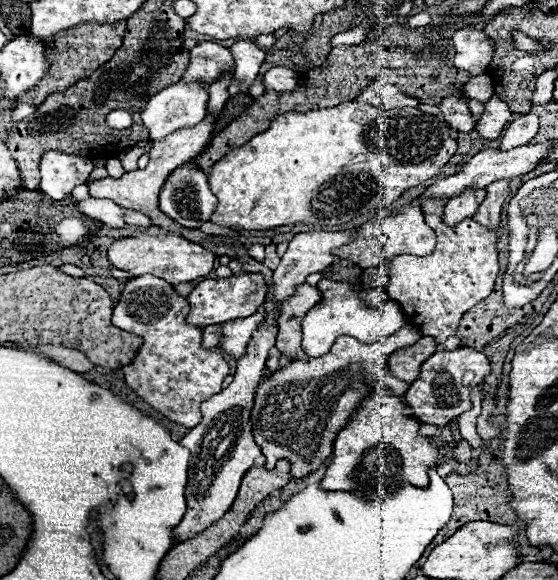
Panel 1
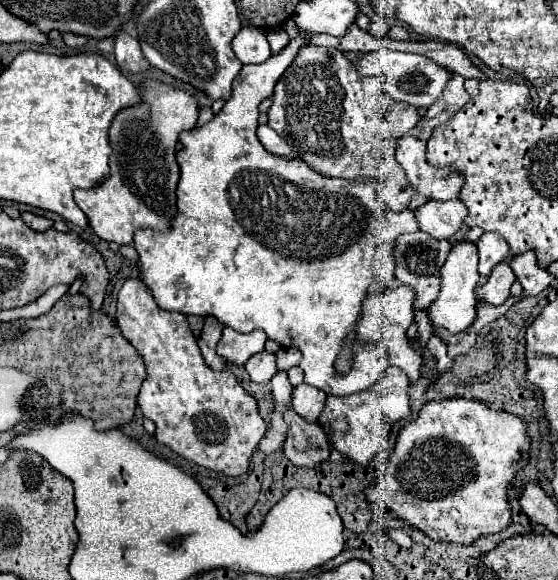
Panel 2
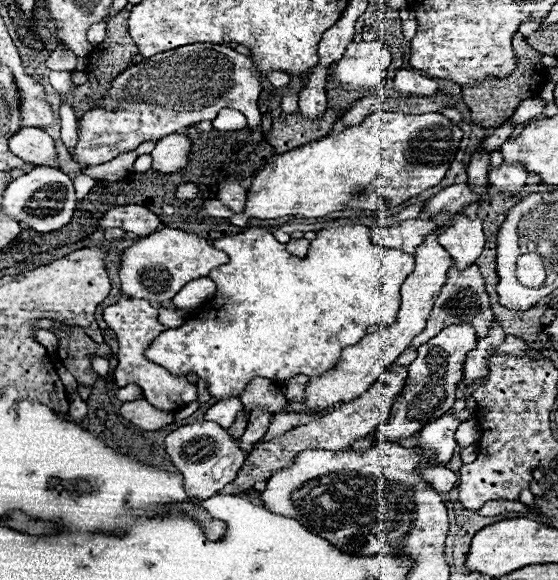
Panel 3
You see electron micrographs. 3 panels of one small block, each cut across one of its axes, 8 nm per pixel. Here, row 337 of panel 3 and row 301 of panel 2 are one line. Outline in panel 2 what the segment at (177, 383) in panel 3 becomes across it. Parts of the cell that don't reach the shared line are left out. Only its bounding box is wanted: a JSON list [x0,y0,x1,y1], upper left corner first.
[116,278,266,476]

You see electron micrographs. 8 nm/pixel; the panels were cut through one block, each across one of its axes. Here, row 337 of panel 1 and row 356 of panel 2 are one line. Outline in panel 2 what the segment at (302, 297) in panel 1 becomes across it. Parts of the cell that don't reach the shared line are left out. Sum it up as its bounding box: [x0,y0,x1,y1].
[276,348,302,370]

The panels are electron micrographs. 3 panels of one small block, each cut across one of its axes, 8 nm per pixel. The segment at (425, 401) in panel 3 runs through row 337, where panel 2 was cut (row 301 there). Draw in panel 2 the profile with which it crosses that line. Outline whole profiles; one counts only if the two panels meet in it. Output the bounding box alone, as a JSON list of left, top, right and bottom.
[428,242,478,334]

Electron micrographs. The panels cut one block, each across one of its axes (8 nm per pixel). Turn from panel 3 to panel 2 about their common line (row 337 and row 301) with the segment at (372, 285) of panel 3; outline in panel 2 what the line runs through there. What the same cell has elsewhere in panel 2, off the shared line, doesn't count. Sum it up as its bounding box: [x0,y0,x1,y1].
[134,38,418,396]

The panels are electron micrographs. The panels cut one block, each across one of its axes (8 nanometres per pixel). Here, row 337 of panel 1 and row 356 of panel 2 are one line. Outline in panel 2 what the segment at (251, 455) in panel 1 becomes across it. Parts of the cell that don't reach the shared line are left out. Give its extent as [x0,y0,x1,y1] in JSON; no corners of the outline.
[246,352,278,384]

